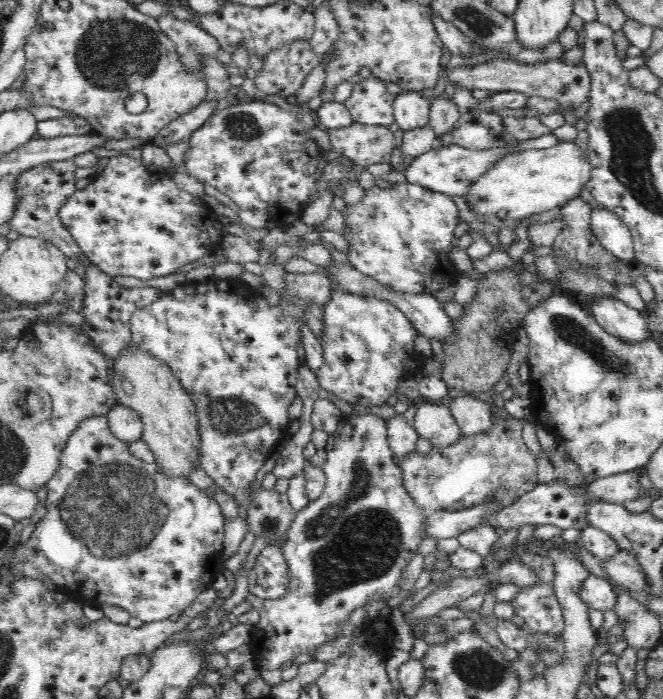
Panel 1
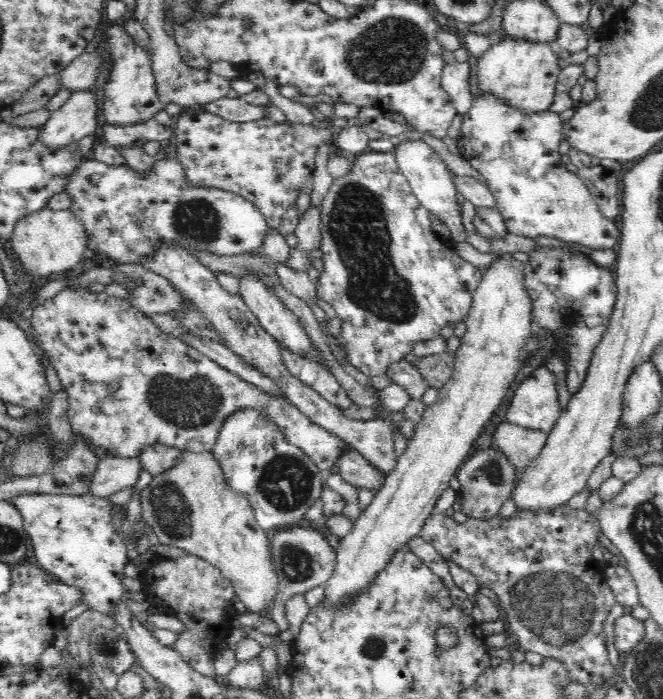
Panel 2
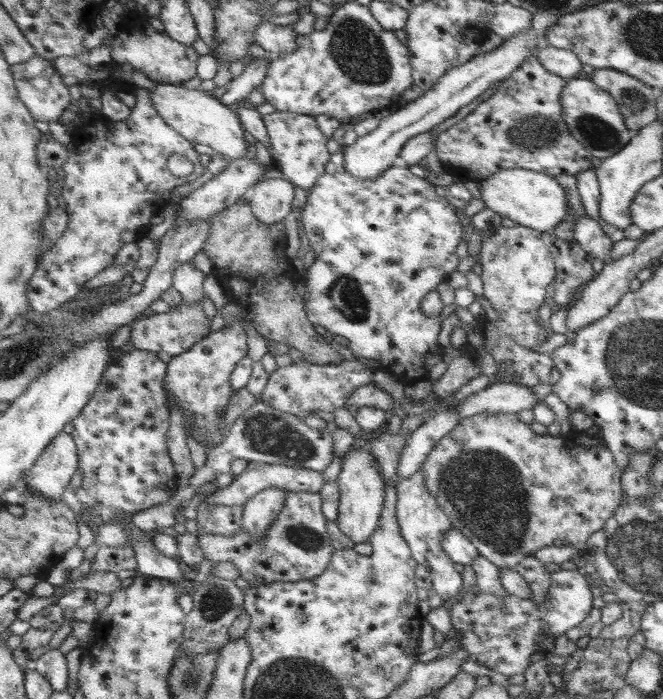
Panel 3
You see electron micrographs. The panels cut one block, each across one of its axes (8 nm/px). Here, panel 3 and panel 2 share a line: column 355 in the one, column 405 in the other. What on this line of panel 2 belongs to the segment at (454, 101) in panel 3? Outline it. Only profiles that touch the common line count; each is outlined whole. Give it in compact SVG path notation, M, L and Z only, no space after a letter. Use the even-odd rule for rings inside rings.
M424 140L404 142L398 148L394 148L394 154L396 154L400 170L410 180L412 192L420 200L420 206L424 206L432 218L442 220L450 228L450 232L452 232L450 242L452 244L466 242L468 234L466 234L466 228L464 228L464 222L462 222L462 216L460 216L458 198L456 198L458 196L458 188L456 188L452 172L446 168L446 164L440 160L440 156Z

